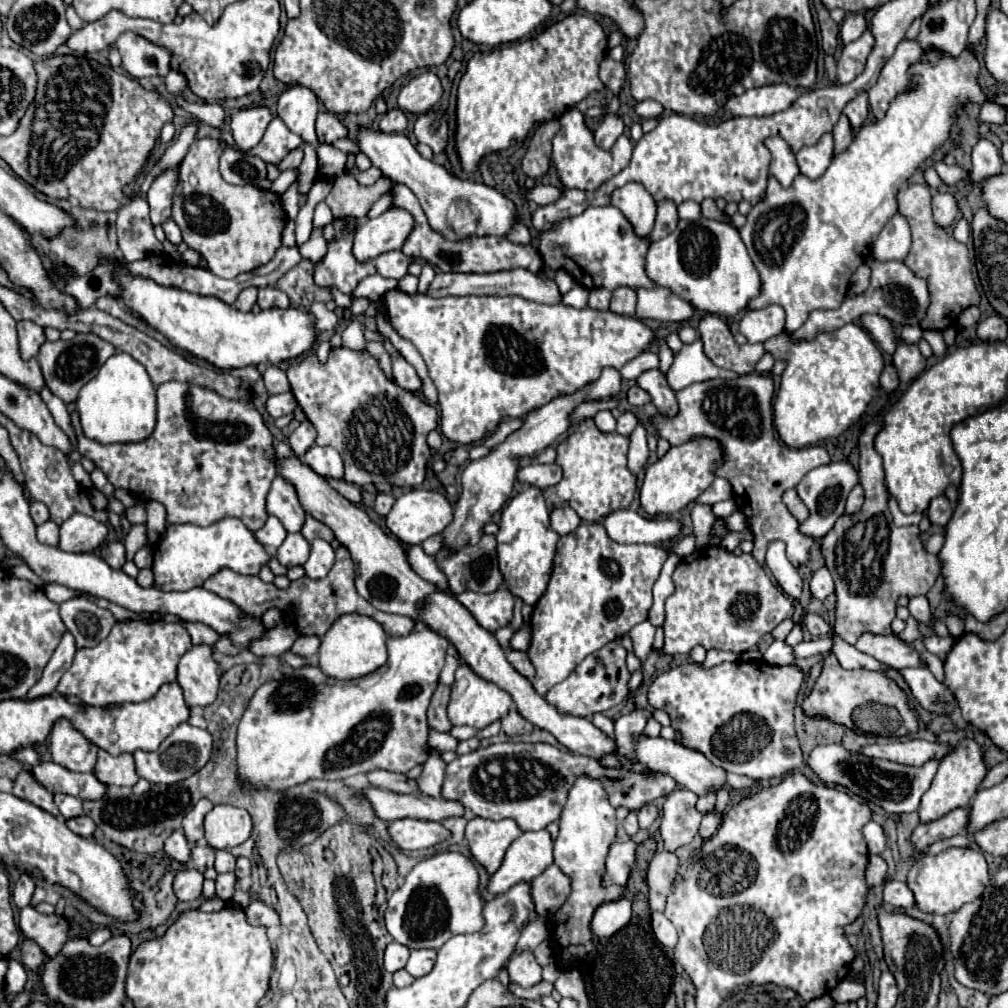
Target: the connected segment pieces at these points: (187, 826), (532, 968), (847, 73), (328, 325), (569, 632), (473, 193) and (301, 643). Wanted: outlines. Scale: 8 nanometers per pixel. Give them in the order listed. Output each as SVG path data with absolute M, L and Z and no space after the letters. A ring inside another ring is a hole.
M203 798L183 818L183 830L185 830L185 836L191 844L195 844L197 840L203 838L203 822L205 822L207 812L211 812L211 808L213 808L213 804L207 798Z
M527 952L513 956L507 964L507 972L511 982L519 984L521 988L529 988L541 982L541 966L535 962L533 954L527 954Z
M865 30L865 34L859 40L843 46L839 62L837 62L837 74L839 74L837 82L839 84L851 82L859 72L863 72L863 68L867 64L867 56L871 54L873 42L875 42L875 38L873 38L871 30Z
M313 302L309 306L309 312L315 316L315 328L319 332L331 332L337 326L337 322L339 322L337 314L331 312L331 310L327 310L325 304L321 304L321 302Z
M583 522L575 532L561 536L549 586L533 608L533 638L527 654L537 670L533 678L535 690L545 696L585 656L647 620L653 604L651 588L659 578L663 560L669 554L687 558L695 550L695 534L687 534L667 548L655 544L623 546L607 536L601 522Z
M361 128L357 144L359 150L365 152L373 162L373 166L377 166L385 176L389 176L397 184L405 184L411 188L411 192L419 198L427 214L429 226L435 232L443 234L443 218L447 218L447 224L453 230L455 240L465 240L467 236L489 236L489 234L503 236L511 228L515 220L515 206L511 200L507 200L501 192L497 192L495 188L483 182L457 178L451 172L447 172L441 164L435 164L433 160L425 160L405 134L385 134L385 132ZM447 212L453 214L453 218L447 216ZM473 226L475 226L473 234L457 234L459 230L469 230Z
M299 636L295 640L295 644L291 646L291 652L301 656L301 658L315 658L317 650L319 650L319 638L317 636Z

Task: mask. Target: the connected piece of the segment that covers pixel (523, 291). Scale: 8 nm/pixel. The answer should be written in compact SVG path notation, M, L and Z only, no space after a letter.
M523 268L517 270L507 270L507 272L489 272L489 274L455 274L455 272L439 272L435 276L435 280L429 284L429 288L423 292L425 296L467 296L467 294L475 294L475 296L483 296L483 294L493 294L493 296L521 296L533 302L543 302L543 304L559 304L561 300L561 292L557 290L557 284L549 278L541 278L533 272L527 272Z

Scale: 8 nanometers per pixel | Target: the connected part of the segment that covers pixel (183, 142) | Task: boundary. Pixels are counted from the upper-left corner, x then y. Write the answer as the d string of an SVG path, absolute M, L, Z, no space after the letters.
M189 122L189 124L185 124L185 126L181 128L181 132L171 140L171 144L169 144L169 148L165 150L165 154L163 154L163 156L155 162L155 166L145 174L145 180L143 180L143 184L141 184L141 194L145 194L145 192L149 190L151 182L153 182L159 174L163 174L163 172L169 170L169 168L177 168L177 166L181 164L183 156L187 154L189 146L191 146L193 140L195 140L195 134L197 134L197 124L195 124L195 122Z

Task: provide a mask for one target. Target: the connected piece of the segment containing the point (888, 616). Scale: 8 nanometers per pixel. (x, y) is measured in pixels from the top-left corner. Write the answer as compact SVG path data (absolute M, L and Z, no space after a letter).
M897 338L897 350L893 354L893 364L899 372L899 388L885 406L883 412L879 412L879 420L865 426L863 434L859 436L859 478L861 486L865 490L865 504L857 514L843 514L833 530L823 538L821 550L825 556L825 566L829 568L833 580L835 580L835 594L837 594L837 610L835 610L835 632L845 638L847 642L855 644L855 640L863 632L873 634L893 634L891 622L895 618L897 598L899 596L919 596L927 594L935 580L941 576L941 562L935 554L929 554L921 542L921 530L919 526L903 526L897 528L891 520L891 512L887 508L887 486L885 486L885 472L883 472L883 460L877 454L873 442L883 426L881 418L891 408L895 400L907 390L911 380L921 374L927 368L927 360L919 352L917 346L905 344L901 338Z

